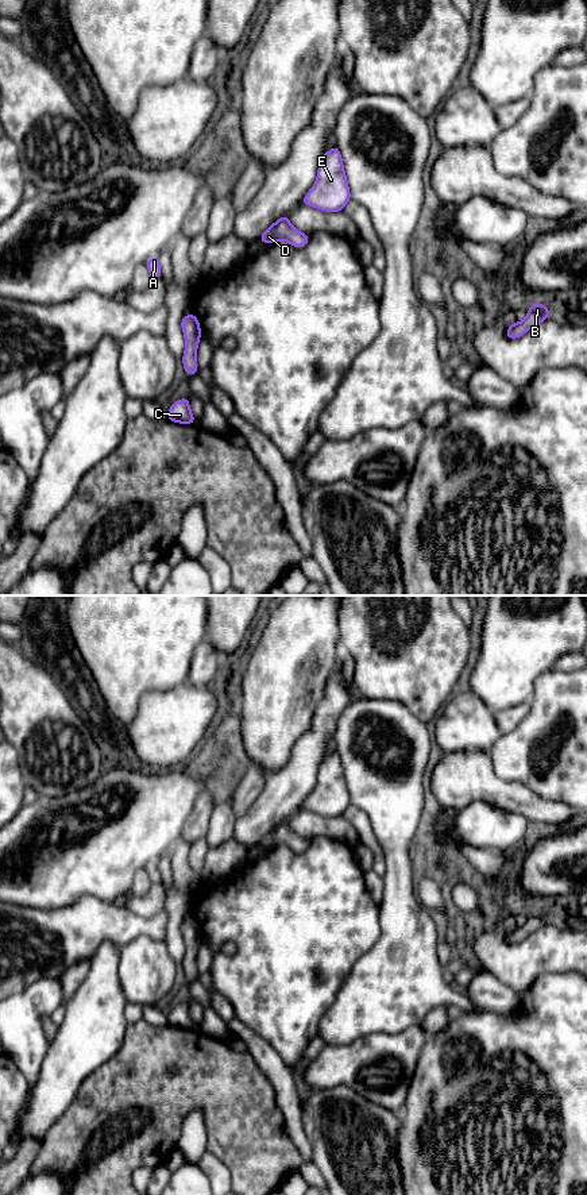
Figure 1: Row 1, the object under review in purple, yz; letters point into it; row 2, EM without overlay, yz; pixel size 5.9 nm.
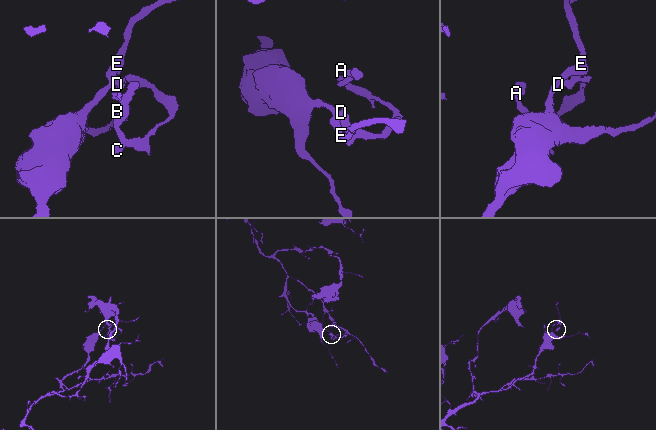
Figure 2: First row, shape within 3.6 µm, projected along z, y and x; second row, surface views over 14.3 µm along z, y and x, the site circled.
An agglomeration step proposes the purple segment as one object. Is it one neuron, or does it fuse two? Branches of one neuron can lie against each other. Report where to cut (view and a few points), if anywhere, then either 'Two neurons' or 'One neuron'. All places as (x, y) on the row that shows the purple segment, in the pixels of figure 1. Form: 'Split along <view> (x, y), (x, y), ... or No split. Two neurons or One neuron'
Split along yz (286, 218), (273, 224). Two neurons

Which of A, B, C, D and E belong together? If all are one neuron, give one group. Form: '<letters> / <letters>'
A C D / B E

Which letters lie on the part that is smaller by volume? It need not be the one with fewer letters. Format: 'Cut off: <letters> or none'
Cut off: A, C, D

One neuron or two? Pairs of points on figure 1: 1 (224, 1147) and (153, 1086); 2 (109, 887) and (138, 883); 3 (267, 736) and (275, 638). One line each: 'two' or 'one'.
1: one
2: two
3: one

